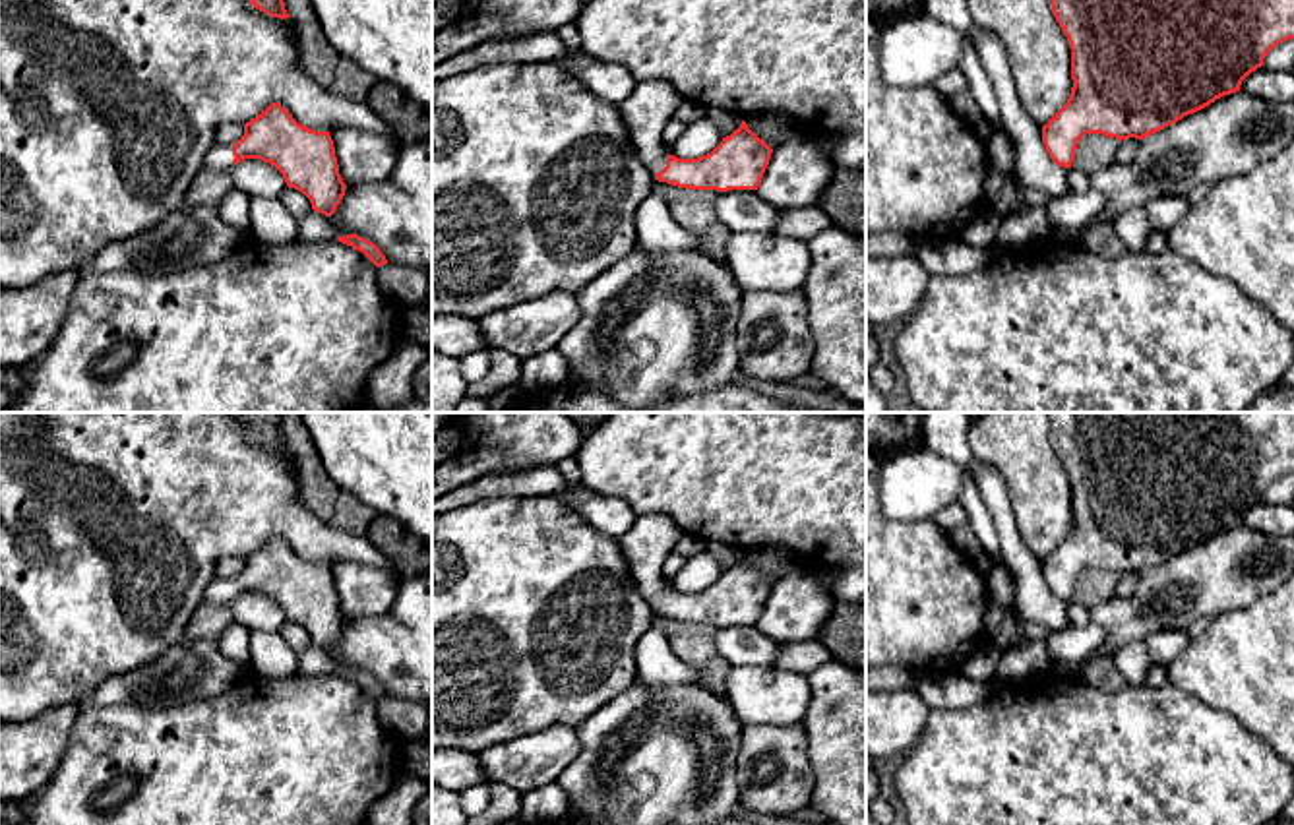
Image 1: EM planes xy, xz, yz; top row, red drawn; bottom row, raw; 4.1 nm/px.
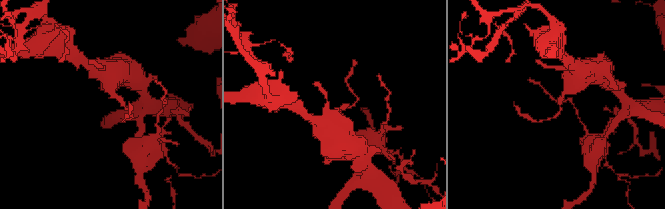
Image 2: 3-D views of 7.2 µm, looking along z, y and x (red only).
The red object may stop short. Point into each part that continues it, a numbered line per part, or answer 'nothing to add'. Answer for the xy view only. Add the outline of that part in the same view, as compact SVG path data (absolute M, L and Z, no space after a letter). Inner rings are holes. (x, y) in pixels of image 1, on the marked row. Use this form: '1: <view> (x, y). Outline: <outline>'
1: xy (219, 157). Outline: M213 145L203 161L203 168L231 172L234 167L232 145Z

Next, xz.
1: xz (649, 107). Outline: M641 79L618 108L628 126L632 145L651 174L666 167L661 132L674 116L684 97L662 79Z

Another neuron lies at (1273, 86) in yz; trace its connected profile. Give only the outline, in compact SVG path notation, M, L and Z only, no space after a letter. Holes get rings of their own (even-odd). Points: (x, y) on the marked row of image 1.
M1257 68L1240 85L1242 91L1271 103L1294 103L1294 70Z

